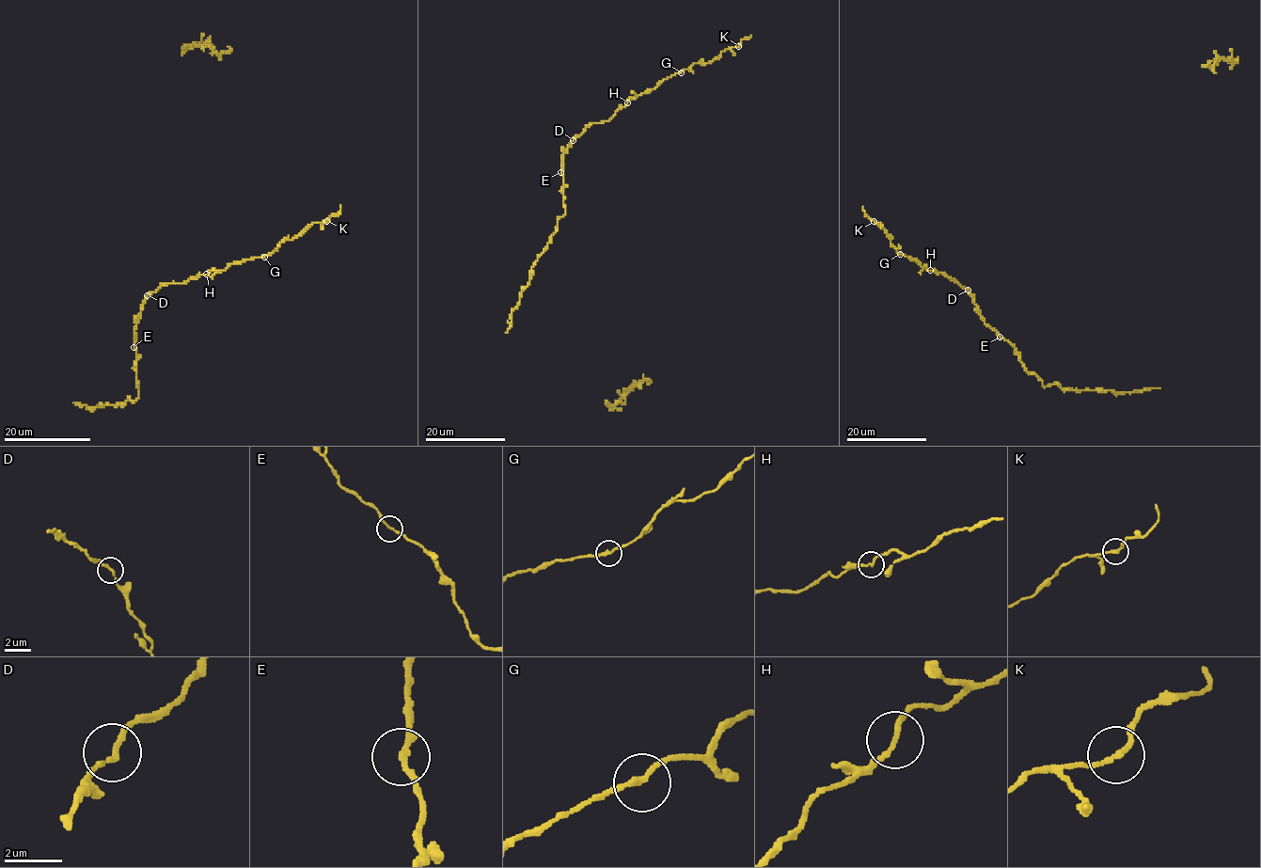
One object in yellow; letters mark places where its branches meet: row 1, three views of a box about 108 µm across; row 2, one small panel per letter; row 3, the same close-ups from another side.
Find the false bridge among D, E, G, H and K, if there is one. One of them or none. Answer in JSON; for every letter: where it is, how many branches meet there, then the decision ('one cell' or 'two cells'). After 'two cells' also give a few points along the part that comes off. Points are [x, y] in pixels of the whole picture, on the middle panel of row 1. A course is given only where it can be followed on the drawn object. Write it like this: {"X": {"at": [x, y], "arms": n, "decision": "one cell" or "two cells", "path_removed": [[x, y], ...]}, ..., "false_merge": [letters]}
{"D": {"at": [573, 140], "arms": 2, "decision": "one cell"}, "E": {"at": [560, 172], "arms": 2, "decision": "one cell"}, "G": {"at": [681, 72], "arms": 2, "decision": "one cell"}, "H": {"at": [627, 102], "arms": 2, "decision": "one cell"}, "K": {"at": [738, 46], "arms": 2, "decision": "one cell"}, "false_merge": []}

